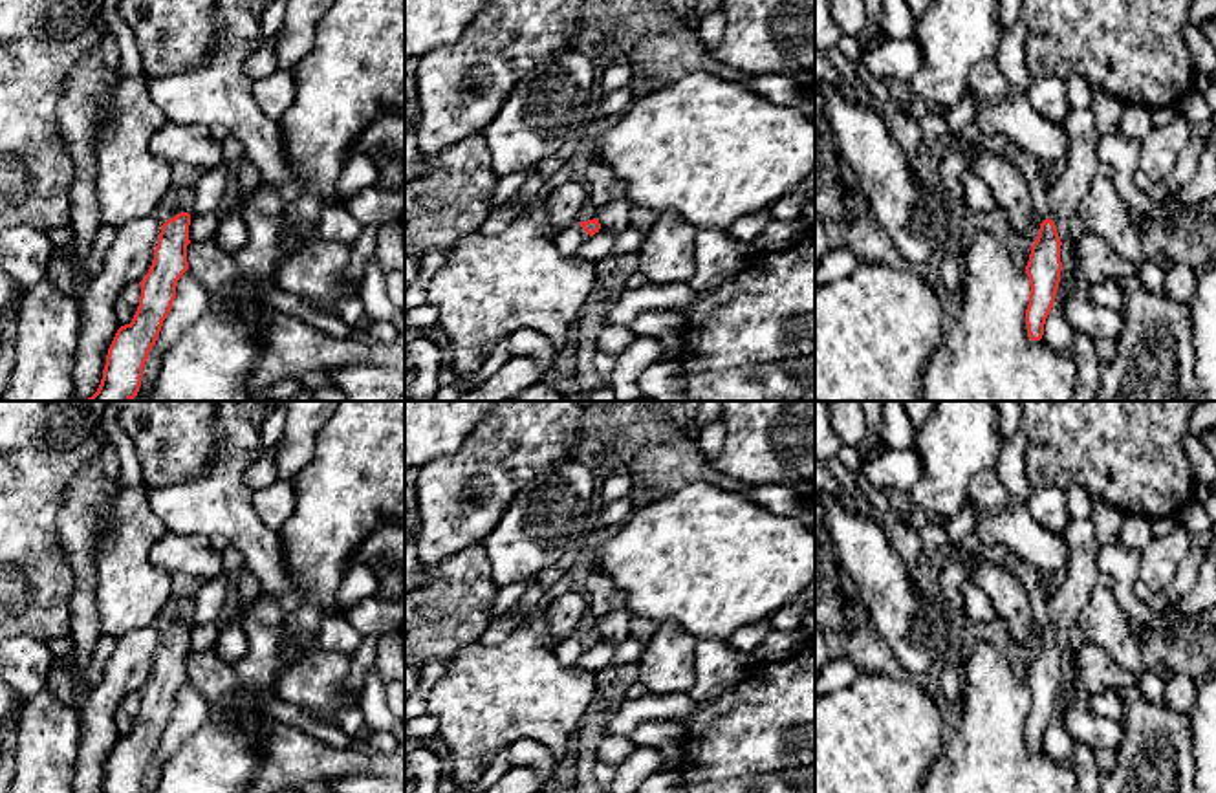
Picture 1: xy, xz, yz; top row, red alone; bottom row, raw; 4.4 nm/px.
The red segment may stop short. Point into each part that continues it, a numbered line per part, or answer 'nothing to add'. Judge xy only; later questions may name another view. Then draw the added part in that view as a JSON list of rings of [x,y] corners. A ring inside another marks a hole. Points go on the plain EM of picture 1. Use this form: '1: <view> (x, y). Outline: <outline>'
1: xy (169, 616). Outline: [[[170,595],[168,601],[159,610],[154,625],[159,628],[163,635],[167,630],[174,628],[176,625],[187,623],[181,619],[181,615],[183,615],[183,604],[174,595]]]

